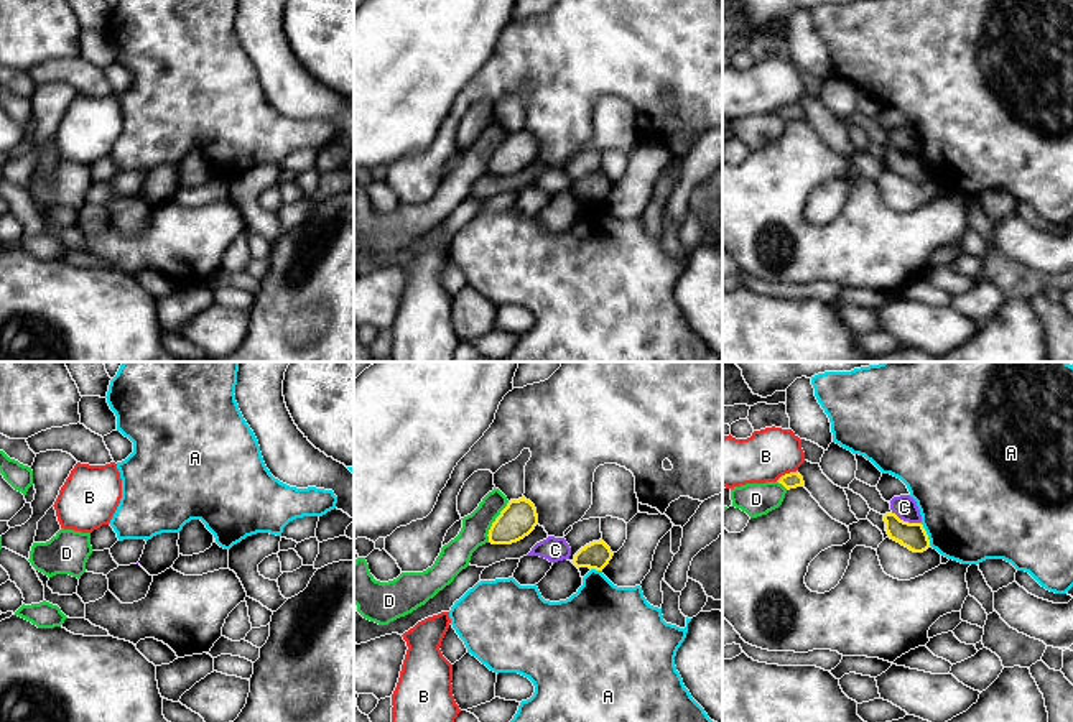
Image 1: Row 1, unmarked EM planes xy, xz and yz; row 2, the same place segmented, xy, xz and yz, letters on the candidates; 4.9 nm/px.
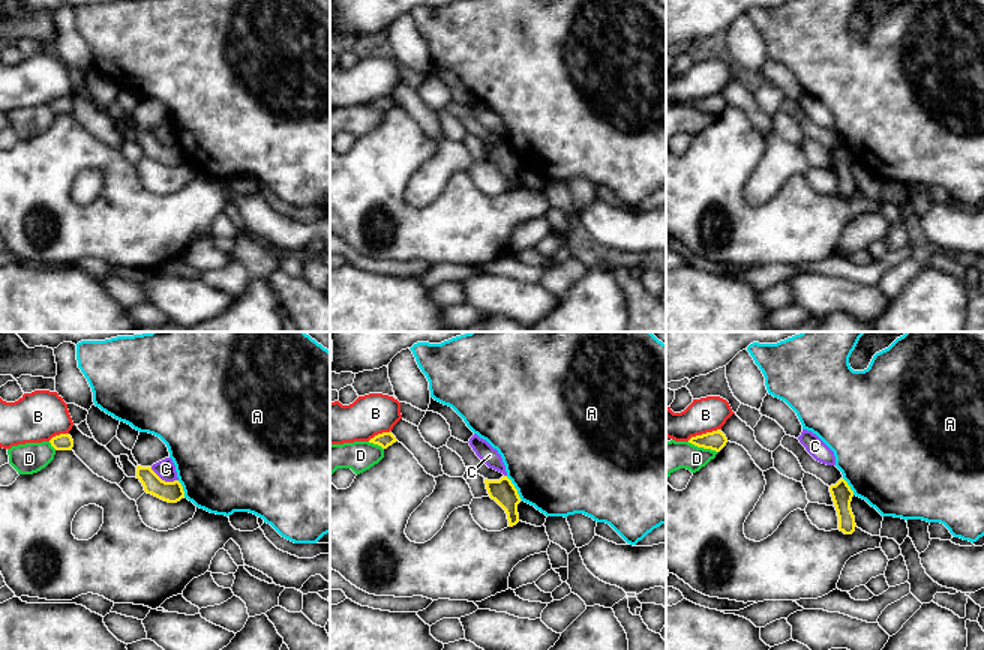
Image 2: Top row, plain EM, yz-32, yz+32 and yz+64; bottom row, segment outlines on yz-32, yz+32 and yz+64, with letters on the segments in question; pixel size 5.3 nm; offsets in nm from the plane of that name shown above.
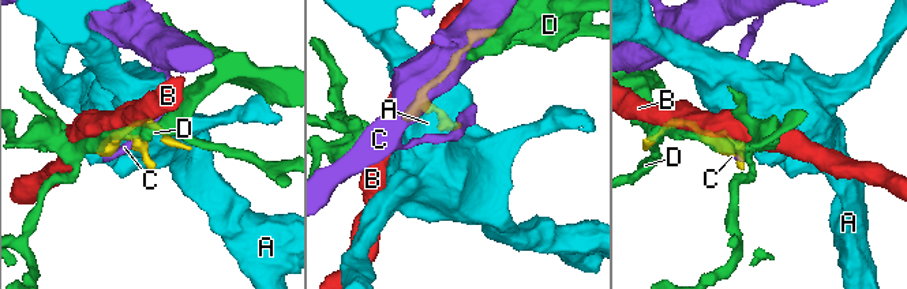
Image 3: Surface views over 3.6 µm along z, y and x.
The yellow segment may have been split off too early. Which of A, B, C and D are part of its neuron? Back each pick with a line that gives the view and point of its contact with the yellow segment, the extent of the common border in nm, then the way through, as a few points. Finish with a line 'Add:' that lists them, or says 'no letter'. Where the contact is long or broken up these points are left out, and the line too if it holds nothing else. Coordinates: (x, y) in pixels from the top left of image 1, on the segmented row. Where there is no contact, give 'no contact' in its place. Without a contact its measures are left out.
Add: no letter

